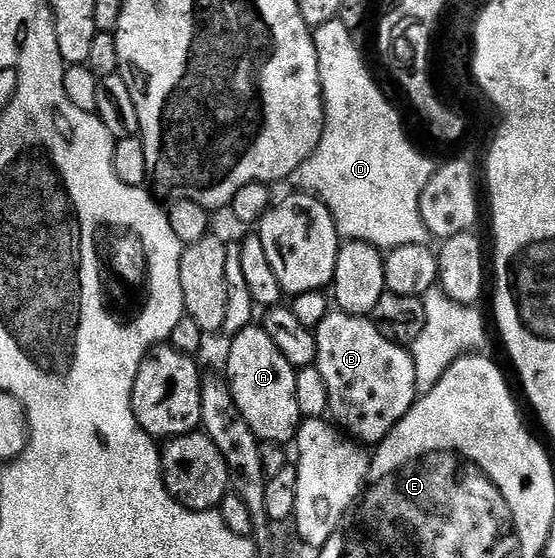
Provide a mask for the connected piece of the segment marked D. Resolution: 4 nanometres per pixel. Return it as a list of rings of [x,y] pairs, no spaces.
[[[340,18],[327,21],[313,31],[315,49],[319,57],[321,74],[321,98],[325,101],[325,128],[319,145],[291,177],[296,190],[317,196],[331,213],[337,226],[337,233],[345,241],[369,243],[380,248],[381,243],[400,245],[403,243],[425,243],[430,238],[429,230],[423,225],[421,198],[423,189],[431,181],[435,170],[423,152],[417,151],[409,140],[397,111],[385,100],[383,92],[377,88],[361,51],[357,48],[354,32],[343,25]]]

